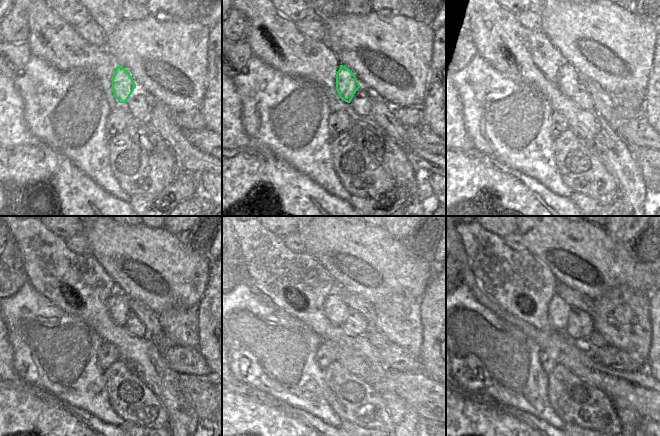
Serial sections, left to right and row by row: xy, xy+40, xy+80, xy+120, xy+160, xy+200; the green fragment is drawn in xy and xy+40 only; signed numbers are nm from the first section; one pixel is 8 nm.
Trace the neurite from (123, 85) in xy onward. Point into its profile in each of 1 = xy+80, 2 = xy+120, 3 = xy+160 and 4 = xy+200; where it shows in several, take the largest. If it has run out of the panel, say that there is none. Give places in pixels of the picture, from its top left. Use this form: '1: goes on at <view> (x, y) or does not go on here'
1: goes on at xy+80 (568, 79)
2: goes on at xy+120 (118, 308)
3: goes on at xy+160 (336, 310)
4: goes on at xy+200 (558, 311)

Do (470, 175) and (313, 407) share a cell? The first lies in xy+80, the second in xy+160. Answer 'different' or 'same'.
different

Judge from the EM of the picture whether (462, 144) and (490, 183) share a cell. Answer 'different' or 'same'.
same

